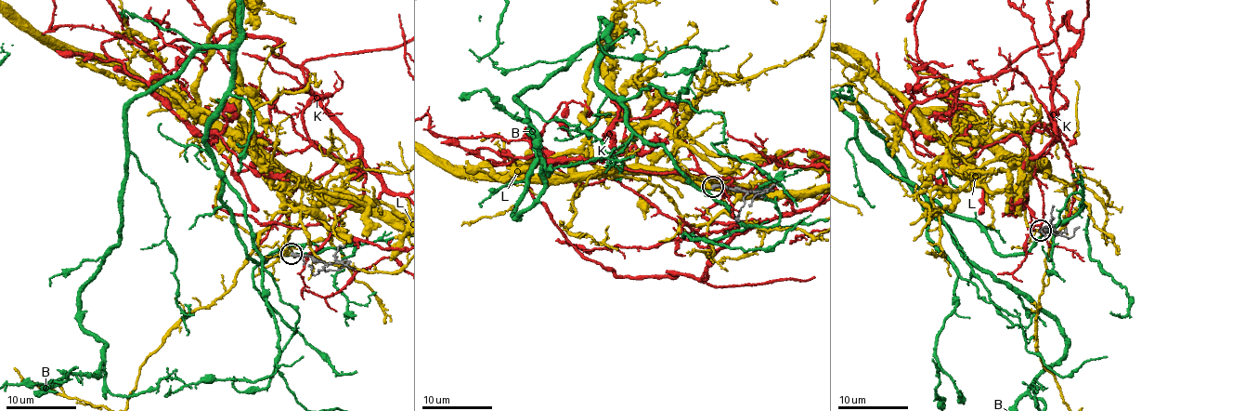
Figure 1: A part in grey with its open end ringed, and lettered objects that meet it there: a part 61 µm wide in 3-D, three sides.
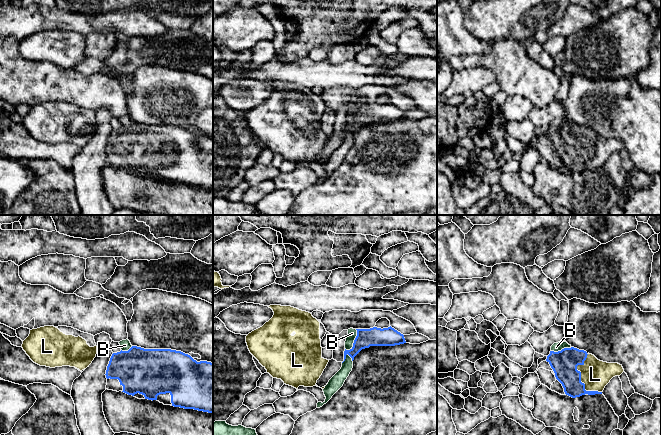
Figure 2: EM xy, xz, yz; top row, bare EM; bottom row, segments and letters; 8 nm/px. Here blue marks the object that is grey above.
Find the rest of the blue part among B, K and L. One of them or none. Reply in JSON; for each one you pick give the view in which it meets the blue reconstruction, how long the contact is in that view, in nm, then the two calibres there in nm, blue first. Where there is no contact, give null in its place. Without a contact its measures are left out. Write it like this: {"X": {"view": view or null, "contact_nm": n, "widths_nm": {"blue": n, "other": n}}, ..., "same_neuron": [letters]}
{"L": {"view": "yz", "contact_nm": 340, "widths_nm": {"blue": 220, "other": 240}}, "same_neuron": ["L"]}

